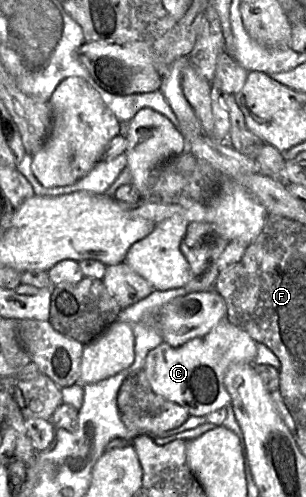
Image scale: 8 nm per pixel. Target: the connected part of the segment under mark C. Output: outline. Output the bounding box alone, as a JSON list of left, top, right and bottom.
[144,321,257,417]

